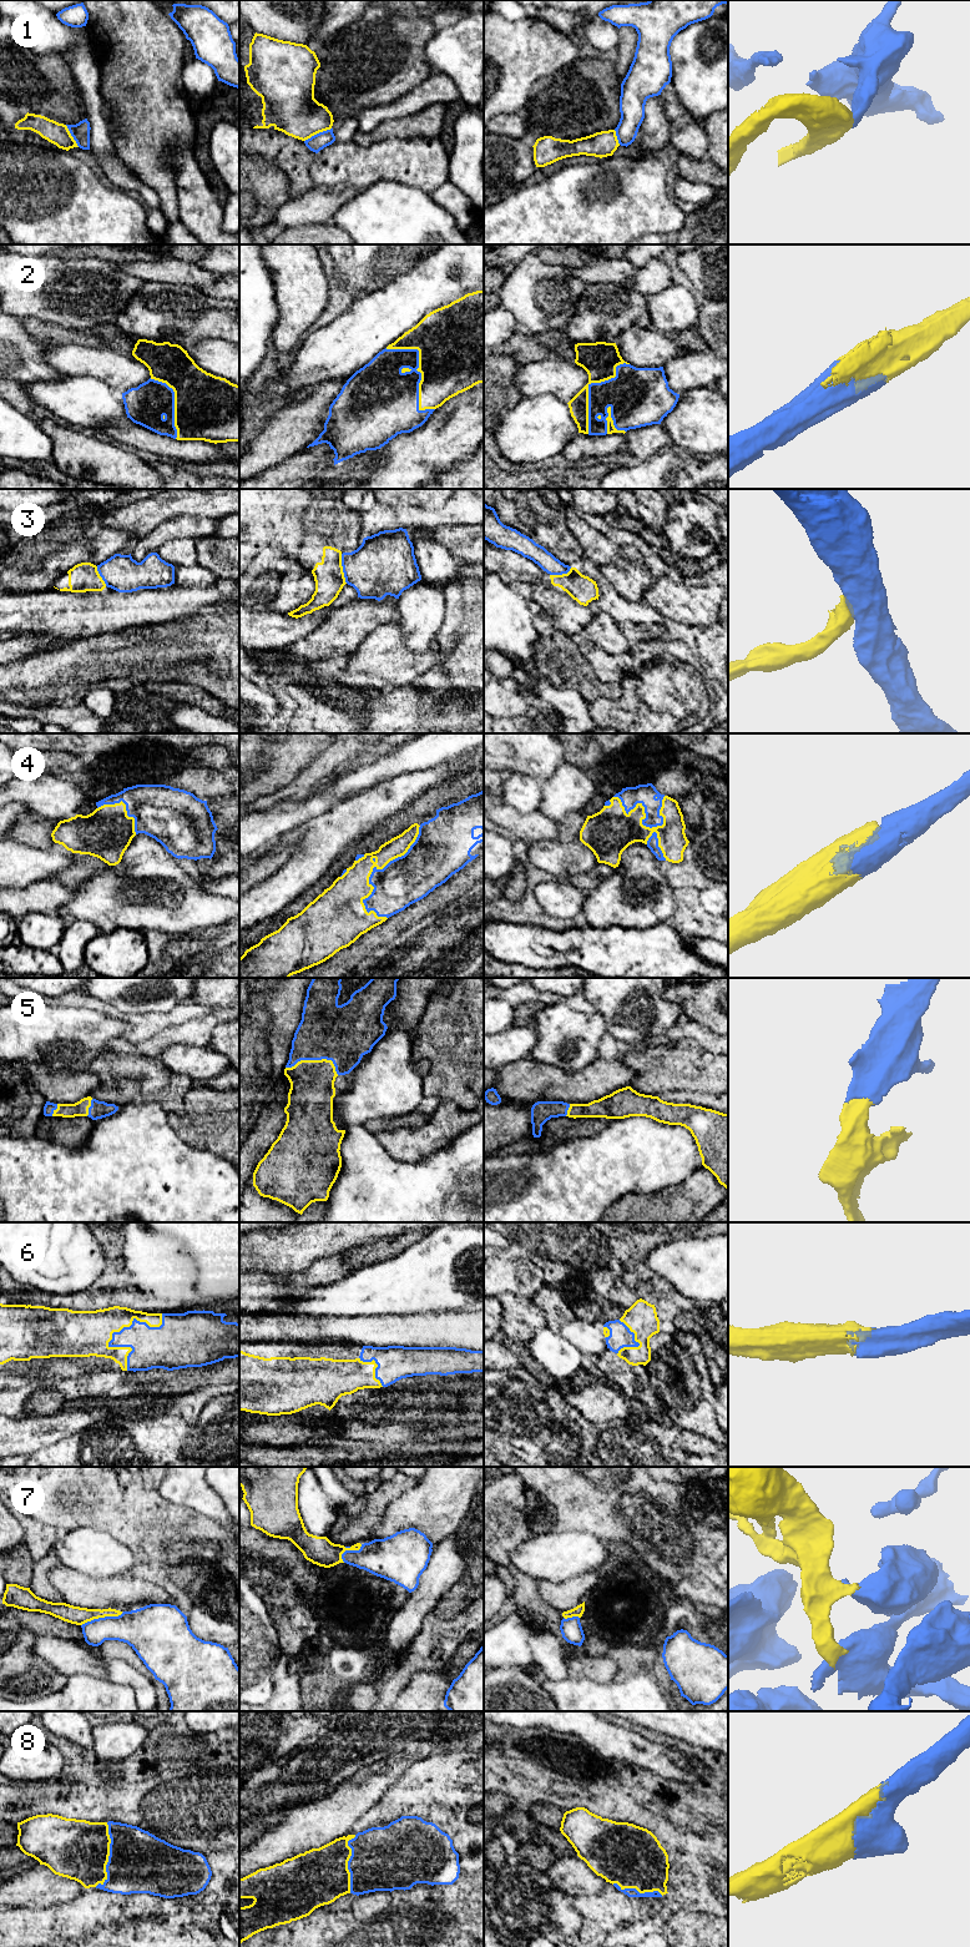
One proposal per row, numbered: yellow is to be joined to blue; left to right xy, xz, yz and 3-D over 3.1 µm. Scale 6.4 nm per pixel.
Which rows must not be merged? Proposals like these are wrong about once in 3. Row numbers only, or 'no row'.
1, 3, 7

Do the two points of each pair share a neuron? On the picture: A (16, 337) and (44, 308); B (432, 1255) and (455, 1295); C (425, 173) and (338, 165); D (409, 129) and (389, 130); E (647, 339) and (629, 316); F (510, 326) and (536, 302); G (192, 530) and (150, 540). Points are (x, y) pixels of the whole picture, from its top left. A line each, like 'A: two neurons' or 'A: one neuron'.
A: two neurons
B: one neuron
C: one neuron
D: one neuron
E: two neurons
F: two neurons
G: one neuron

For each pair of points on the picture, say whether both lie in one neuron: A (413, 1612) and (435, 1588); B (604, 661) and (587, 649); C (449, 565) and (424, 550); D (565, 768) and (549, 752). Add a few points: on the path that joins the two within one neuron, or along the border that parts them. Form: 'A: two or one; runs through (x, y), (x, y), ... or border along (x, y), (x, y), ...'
A: one; runs through (418, 1605), (429, 1594)
B: one; runs through (600, 660), (591, 652)
C: one; runs through (443, 565), (430, 553)
D: two; border along (565, 761), (549, 777), (541, 781)

